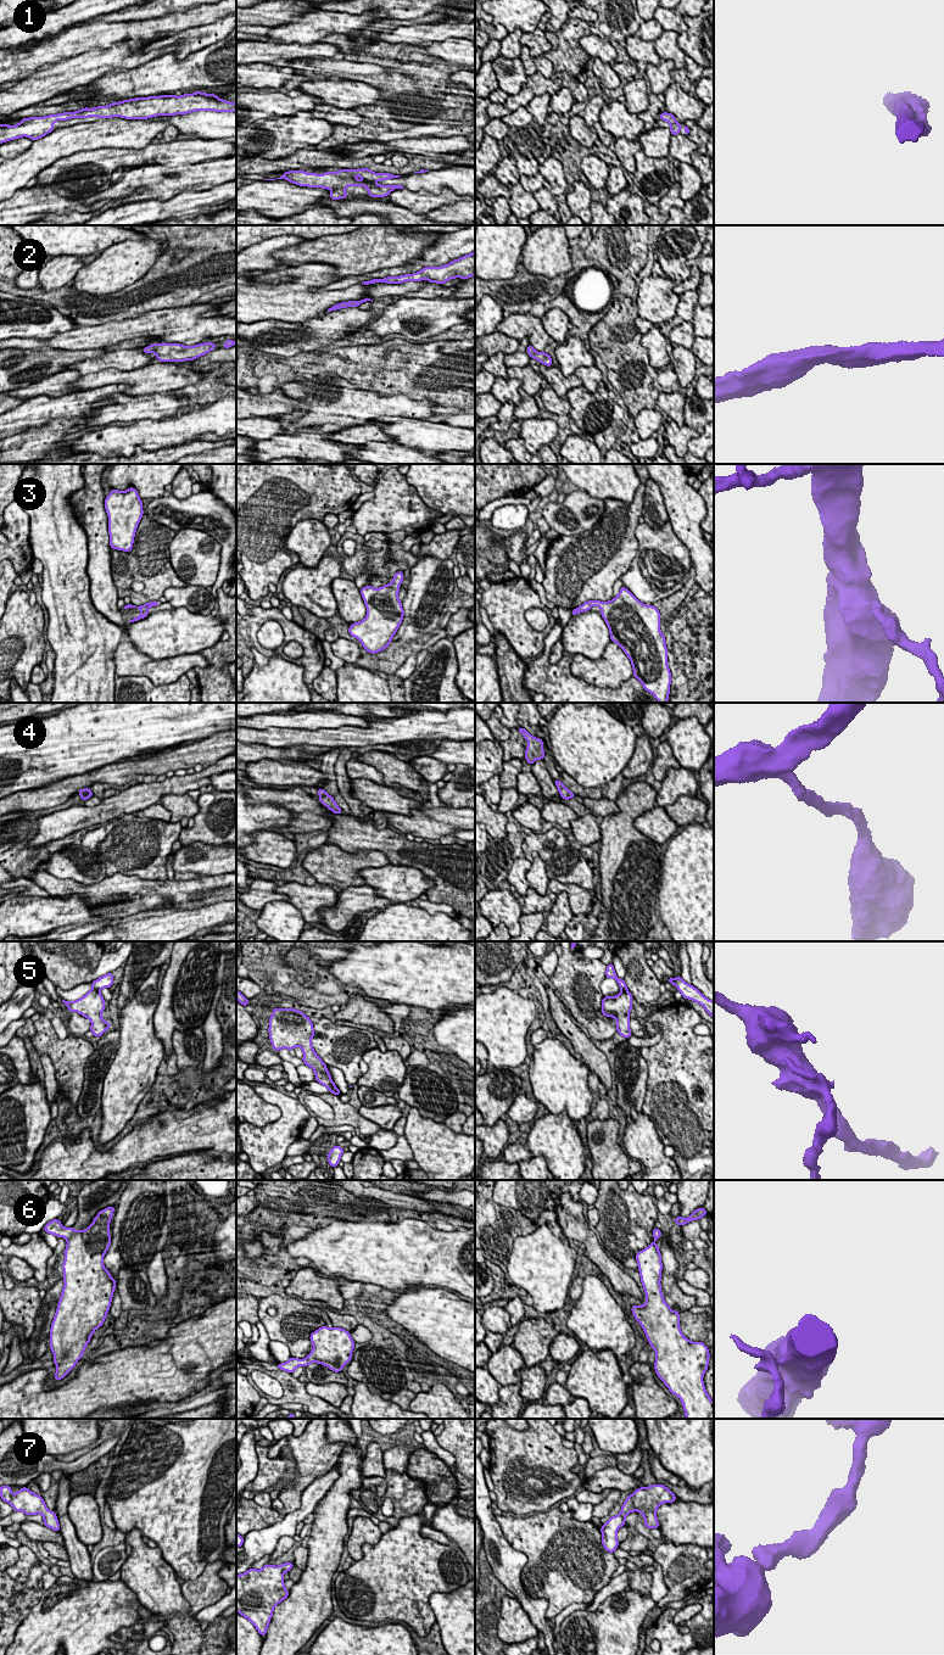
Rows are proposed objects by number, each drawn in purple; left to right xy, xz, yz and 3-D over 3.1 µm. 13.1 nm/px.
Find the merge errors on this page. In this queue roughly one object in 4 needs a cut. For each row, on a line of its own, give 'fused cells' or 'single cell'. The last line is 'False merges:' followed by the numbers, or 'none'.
1: single cell
2: single cell
3: single cell
4: single cell
5: fused cells
6: single cell
7: single cell
False merges: 5

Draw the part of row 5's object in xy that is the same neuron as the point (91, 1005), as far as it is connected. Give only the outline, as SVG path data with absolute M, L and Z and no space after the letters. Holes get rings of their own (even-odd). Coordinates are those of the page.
M91 989L77 1001L62 1000L62 1002L68 1007L69 1012L78 1012L90 1019L90 1031L94 1036L101 1038L108 1028L111 1029L111 1024L101 1018L101 1013L105 1010L105 1000L100 990Z

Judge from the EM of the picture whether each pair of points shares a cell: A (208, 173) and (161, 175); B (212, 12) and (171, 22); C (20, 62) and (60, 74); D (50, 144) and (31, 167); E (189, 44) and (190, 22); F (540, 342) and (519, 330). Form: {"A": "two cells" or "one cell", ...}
{"A": "one cell", "B": "one cell", "C": "two cells", "D": "one cell", "E": "two cells", "F": "one cell"}

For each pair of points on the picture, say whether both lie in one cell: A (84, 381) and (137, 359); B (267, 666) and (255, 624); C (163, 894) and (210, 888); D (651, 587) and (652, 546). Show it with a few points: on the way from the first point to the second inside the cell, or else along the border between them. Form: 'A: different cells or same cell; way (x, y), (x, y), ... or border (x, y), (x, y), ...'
A: different cells; border (143, 367), (135, 370), (104, 368), (87, 375)
B: different cells; border (256, 650), (268, 657), (281, 657), (291, 663)
C: same cell; way (174, 894), (194, 894), (199, 892)
D: same cell; way (660, 577), (660, 555)

